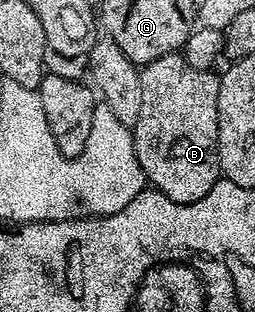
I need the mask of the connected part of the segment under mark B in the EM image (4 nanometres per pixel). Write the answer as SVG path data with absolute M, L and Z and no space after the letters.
M182 53L161 56L139 72L141 80L141 116L133 127L137 160L145 172L148 183L174 202L196 202L201 200L215 183L220 181L219 168L219 95L220 75L210 70L198 70L185 61Z

